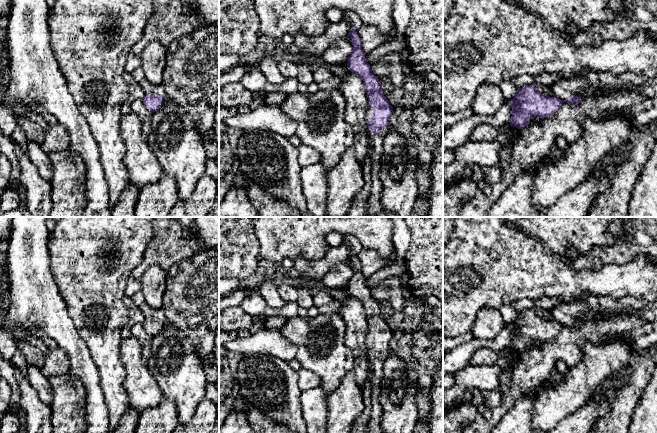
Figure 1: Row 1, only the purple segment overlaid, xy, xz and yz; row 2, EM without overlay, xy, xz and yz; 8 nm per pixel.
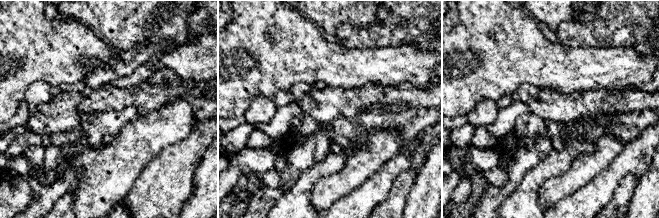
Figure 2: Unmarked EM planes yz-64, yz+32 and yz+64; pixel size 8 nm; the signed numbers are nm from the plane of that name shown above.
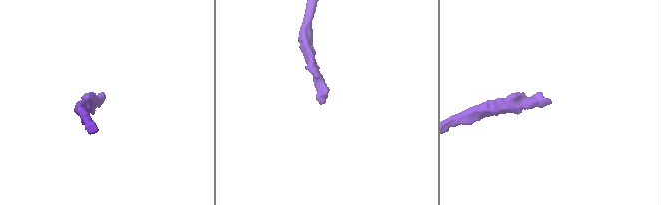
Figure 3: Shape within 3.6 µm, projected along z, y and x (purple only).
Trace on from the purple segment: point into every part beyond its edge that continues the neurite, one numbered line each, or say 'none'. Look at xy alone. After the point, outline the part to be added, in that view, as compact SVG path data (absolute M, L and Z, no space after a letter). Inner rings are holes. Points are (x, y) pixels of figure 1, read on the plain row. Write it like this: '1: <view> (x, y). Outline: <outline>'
1: xy (148, 312). Outline: M143 302L139 306L139 310L142 312L145 320L156 319L163 323L167 322L166 315L165 315L163 308L154 309L150 307L146 302Z

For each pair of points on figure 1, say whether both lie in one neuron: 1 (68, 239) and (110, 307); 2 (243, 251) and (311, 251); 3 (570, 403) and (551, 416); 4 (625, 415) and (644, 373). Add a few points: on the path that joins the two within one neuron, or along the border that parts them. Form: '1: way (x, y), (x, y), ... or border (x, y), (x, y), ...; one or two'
1: way (82, 256), (91, 265), (93, 290); one
2: border (253, 228), (258, 241), (259, 257); two
3: way (565, 403), (556, 411); one
4: way (625, 405), (625, 399), (637, 383); one

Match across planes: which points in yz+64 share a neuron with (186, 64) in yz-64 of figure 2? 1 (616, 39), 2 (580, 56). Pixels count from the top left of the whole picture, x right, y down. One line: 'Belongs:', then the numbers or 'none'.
Belongs: 2

